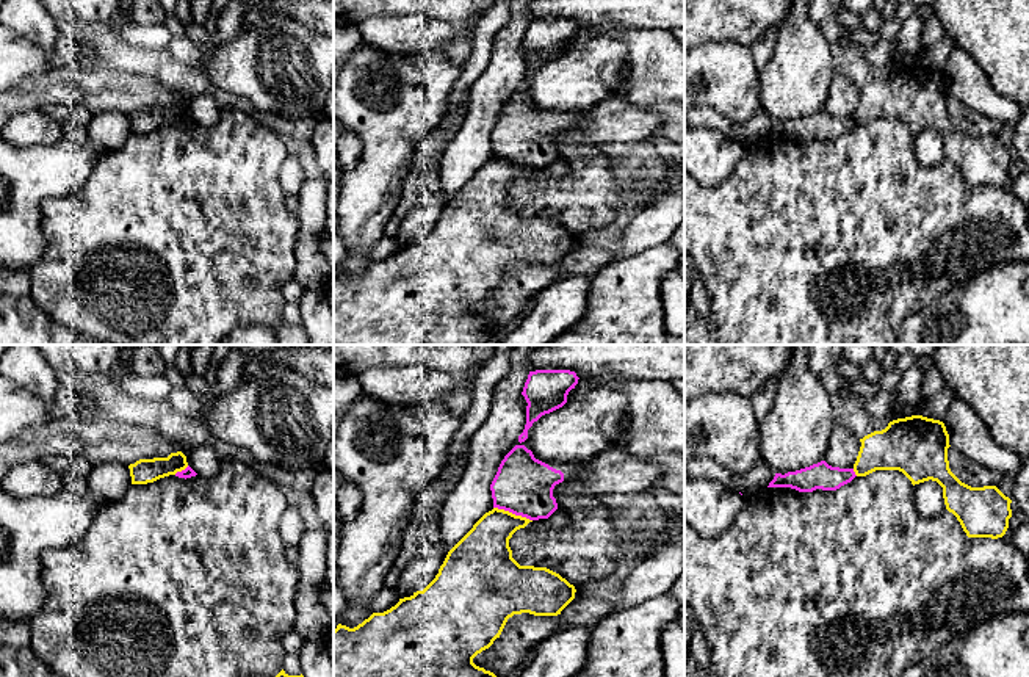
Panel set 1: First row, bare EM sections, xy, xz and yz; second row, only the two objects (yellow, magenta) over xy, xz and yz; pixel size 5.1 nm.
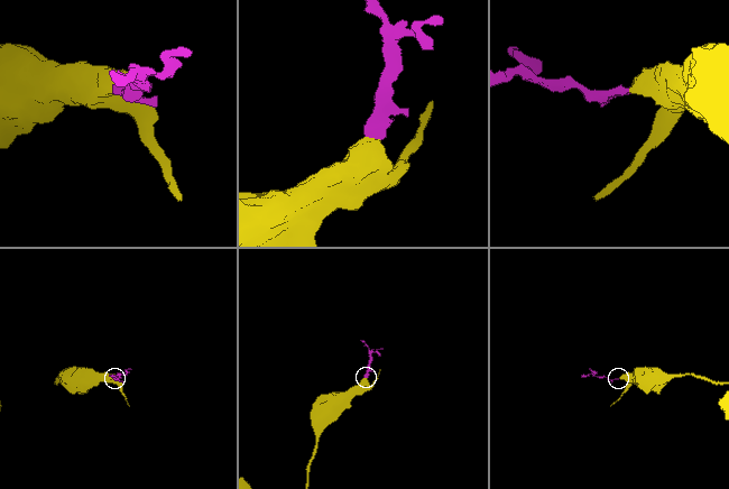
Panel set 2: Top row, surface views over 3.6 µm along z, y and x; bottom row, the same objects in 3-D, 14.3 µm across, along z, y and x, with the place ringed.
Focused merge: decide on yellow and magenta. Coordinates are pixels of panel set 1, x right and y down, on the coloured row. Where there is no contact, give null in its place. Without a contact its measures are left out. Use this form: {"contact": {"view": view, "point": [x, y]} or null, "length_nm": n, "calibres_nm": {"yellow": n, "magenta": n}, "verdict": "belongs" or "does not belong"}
{"contact": {"view": "xz", "point": [511, 513]}, "length_nm": 220, "calibres_nm": {"yellow": 260, "magenta": 300}, "verdict": "does not belong"}

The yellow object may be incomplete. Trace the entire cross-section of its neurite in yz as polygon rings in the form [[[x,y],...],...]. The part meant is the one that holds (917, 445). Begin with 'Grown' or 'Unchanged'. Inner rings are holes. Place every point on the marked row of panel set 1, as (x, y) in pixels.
Unchanged. [[[922,415],[897,418],[882,431],[874,431],[860,439],[861,447],[854,464],[857,476],[866,476],[876,470],[899,470],[912,484],[937,481],[943,487],[946,509],[960,522],[968,538],[1002,538],[1012,517],[1010,503],[996,486],[971,487],[962,483],[949,469],[949,434],[940,420]]]

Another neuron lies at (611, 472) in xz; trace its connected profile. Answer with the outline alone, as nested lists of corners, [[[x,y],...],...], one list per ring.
[[[609,448],[589,461],[576,478],[556,484],[553,497],[559,505],[561,498],[567,495],[641,494],[653,489],[655,480],[663,472],[663,467],[656,464],[637,461],[625,451]]]

